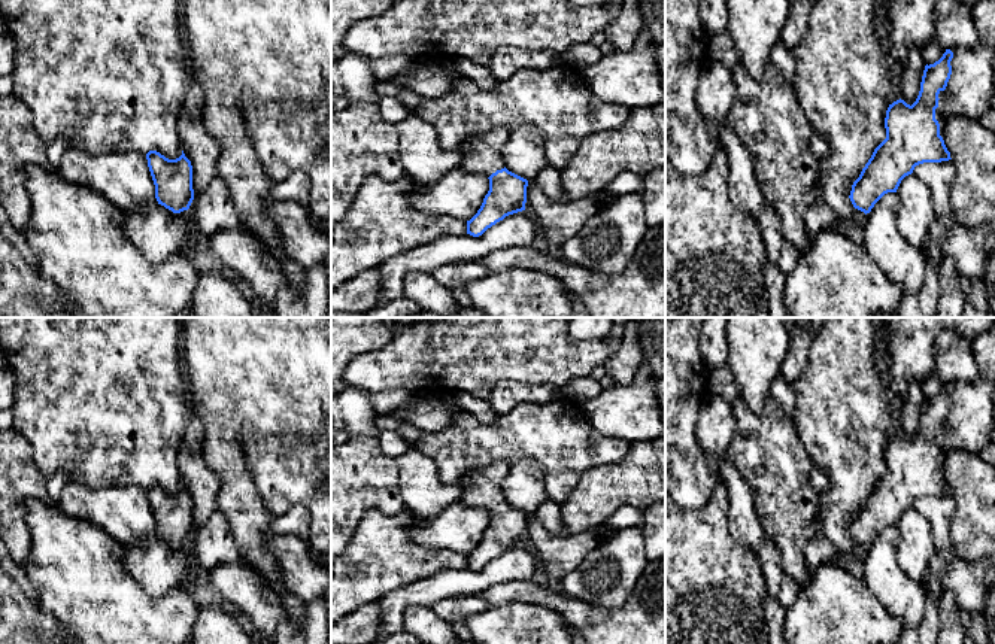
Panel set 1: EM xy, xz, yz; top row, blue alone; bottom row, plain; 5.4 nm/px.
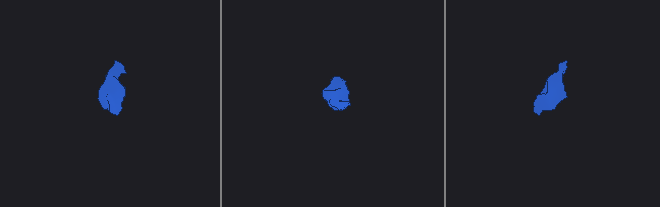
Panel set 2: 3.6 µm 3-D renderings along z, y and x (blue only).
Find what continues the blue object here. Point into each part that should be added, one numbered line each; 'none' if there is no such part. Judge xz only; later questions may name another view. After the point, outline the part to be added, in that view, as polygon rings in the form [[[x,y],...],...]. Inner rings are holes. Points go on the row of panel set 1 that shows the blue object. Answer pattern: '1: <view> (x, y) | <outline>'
1: xz (482, 152) | [[[494,128],[468,137],[459,148],[464,157],[459,162],[467,173],[479,173],[489,177],[497,170],[504,168],[501,151],[507,143],[510,133],[503,128]]]

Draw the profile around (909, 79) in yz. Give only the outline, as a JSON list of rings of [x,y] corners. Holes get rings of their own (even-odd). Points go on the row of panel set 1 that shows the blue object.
[[[910,48],[905,66],[901,69],[897,85],[901,91],[901,100],[913,104],[920,91],[920,82],[925,70],[925,60],[920,48]]]

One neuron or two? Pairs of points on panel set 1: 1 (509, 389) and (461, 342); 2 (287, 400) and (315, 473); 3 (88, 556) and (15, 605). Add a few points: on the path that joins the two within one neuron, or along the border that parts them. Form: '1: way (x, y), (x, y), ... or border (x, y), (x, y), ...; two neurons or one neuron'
1: border (536, 386), (500, 380), (488, 401); two neurons
2: border (264, 436), (300, 434), (315, 439); two neurons
3: border (30, 598), (41, 610), (49, 613), (57, 620); two neurons

